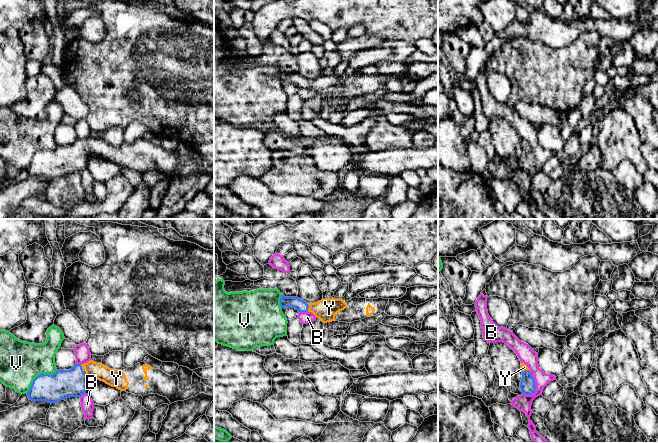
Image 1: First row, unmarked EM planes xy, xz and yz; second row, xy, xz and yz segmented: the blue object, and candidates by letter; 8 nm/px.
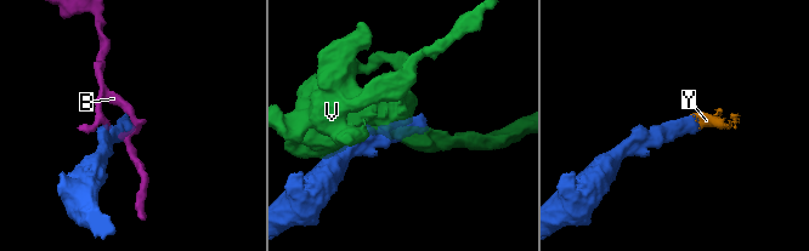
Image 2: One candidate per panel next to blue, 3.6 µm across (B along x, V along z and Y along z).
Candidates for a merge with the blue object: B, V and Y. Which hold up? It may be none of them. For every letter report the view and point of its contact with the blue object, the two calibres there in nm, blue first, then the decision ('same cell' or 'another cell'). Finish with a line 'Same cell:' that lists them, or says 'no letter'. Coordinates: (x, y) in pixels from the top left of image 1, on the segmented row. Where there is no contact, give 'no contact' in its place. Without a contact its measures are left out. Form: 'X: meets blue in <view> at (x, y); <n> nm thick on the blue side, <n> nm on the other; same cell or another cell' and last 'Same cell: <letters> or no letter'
B: meets blue in yz at (535, 387); 130 nm thick on the blue side, 130 nm on the other; another cell
V: meets blue in xy at (38, 375); 240 nm thick on the blue side, 340 nm on the other; another cell
Y: meets blue in xy at (85, 372); 240 nm thick on the blue side, 140 nm on the other; same cell
Same cell: Y

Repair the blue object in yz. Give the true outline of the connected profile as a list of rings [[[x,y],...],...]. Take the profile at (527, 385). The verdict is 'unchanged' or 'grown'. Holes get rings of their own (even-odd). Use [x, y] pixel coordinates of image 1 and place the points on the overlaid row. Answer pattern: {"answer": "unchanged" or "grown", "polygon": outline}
{"answer": "grown", "polygon": [[[521,363],[522,379],[520,389],[524,395],[532,395],[535,393],[535,380],[526,364]]]}

